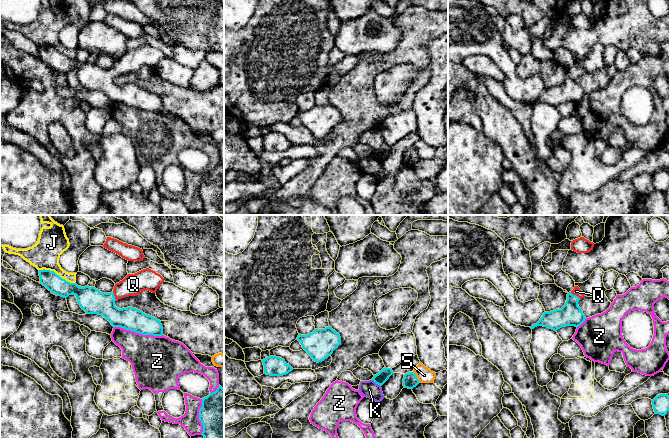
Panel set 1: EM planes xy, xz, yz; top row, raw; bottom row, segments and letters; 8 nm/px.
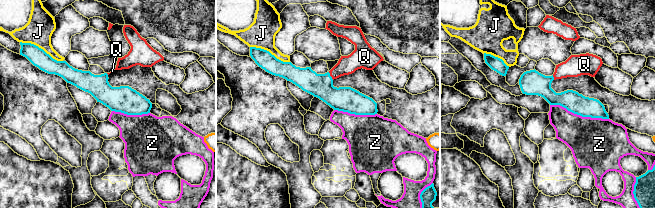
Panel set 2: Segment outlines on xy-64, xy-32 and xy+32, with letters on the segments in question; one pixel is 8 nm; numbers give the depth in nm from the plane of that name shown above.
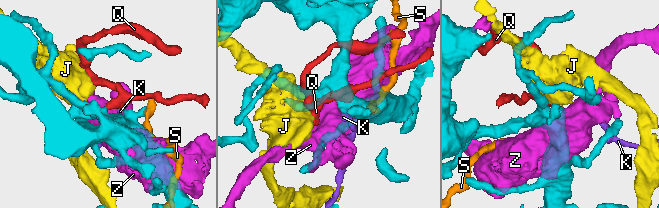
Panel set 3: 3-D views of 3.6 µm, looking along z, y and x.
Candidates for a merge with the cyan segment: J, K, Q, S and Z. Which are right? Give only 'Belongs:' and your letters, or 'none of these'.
Belongs: Q

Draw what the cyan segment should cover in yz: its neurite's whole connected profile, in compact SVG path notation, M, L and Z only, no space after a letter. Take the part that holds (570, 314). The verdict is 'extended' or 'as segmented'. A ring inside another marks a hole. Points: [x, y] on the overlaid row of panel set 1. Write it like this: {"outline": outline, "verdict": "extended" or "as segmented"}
{"outline": "M578 286L567 294L565 305L561 309L544 312L540 320L530 328L537 326L547 327L554 331L566 326L580 326L586 319L581 308L578 306L580 299L584 297L583 292Z", "verdict": "extended"}

